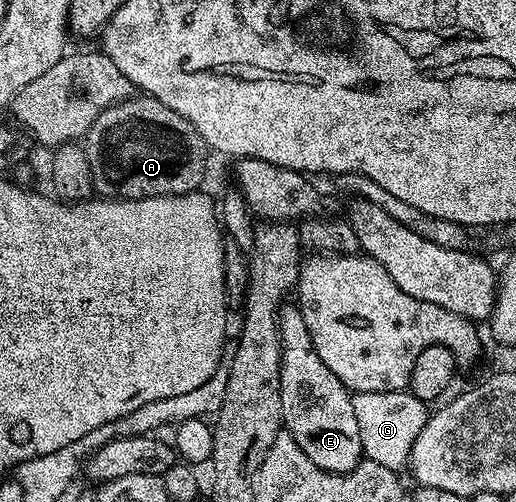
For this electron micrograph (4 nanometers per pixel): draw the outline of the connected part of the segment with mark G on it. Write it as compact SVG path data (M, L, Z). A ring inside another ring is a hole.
M407 389L397 392L355 393L351 402L353 415L357 415L357 427L361 430L364 458L395 472L404 470L410 462L413 443L427 423L429 409L426 402L417 399Z

